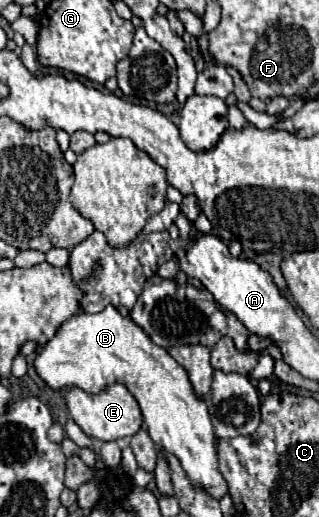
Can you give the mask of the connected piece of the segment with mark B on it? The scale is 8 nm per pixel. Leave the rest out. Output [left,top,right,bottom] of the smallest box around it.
[34,306,228,500]

